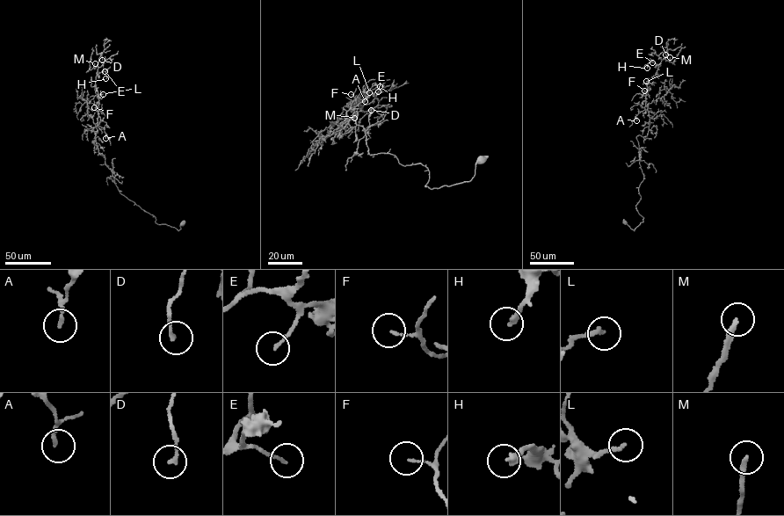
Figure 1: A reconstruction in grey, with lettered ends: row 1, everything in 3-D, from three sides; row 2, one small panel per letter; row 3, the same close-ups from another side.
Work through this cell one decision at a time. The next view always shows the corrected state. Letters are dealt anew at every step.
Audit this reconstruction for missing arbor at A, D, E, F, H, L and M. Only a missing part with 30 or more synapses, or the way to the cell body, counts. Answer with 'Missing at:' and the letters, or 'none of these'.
Missing at: H

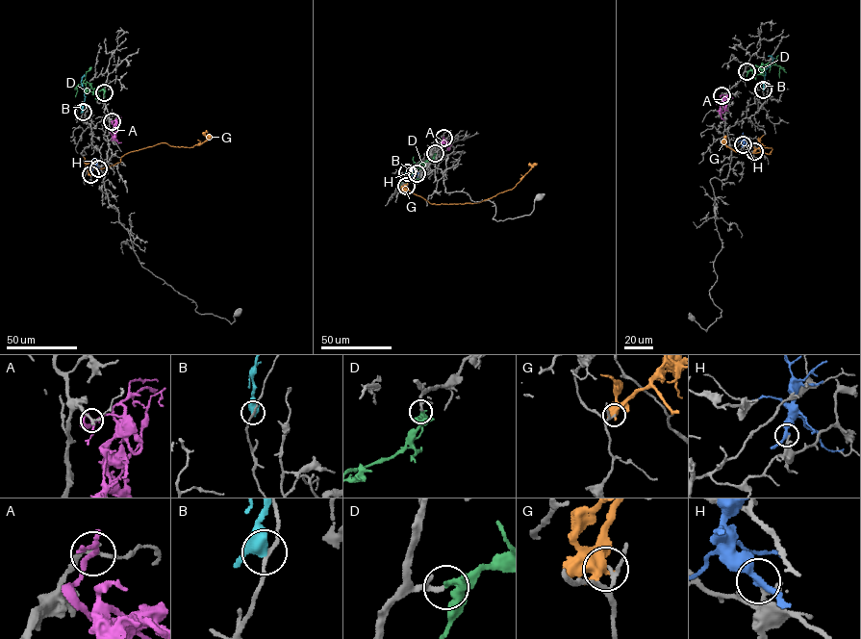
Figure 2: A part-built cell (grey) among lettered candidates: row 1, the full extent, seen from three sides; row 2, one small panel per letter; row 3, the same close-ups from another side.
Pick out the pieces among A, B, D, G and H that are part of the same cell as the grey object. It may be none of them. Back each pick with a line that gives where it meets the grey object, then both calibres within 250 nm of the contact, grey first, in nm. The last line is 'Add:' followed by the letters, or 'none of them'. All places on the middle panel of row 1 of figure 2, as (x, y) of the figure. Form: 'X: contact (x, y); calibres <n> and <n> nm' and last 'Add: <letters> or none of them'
D: contact (435, 153); calibres 170 and 340 nm
Add: D

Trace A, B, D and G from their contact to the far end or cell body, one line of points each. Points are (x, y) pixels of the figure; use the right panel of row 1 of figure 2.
A: (721, 95), (725, 97), (720, 103), (720, 114), (723, 119)
B: (763, 89), (765, 70), (772, 58), (768, 56)
D: (747, 71), (760, 74), (760, 66), (770, 63), (780, 66), (779, 77)
G: (754, 152), (758, 148), (769, 154), (772, 148), (747, 155), (725, 145), (725, 136)

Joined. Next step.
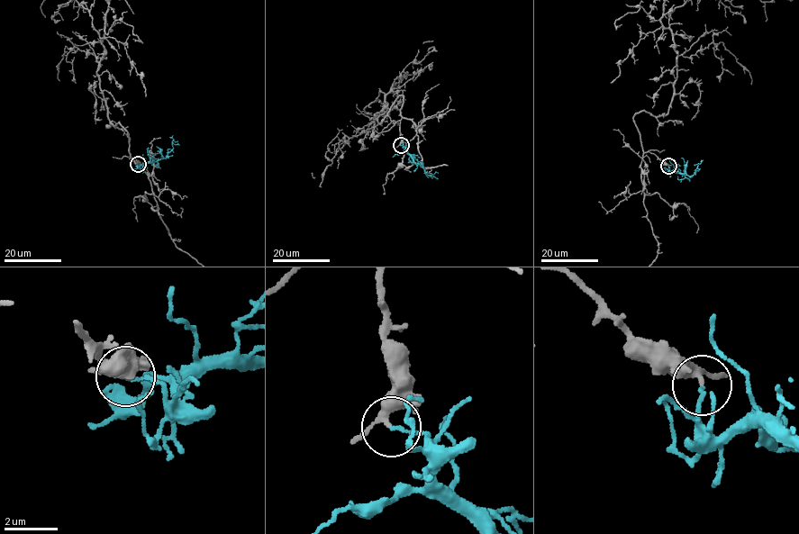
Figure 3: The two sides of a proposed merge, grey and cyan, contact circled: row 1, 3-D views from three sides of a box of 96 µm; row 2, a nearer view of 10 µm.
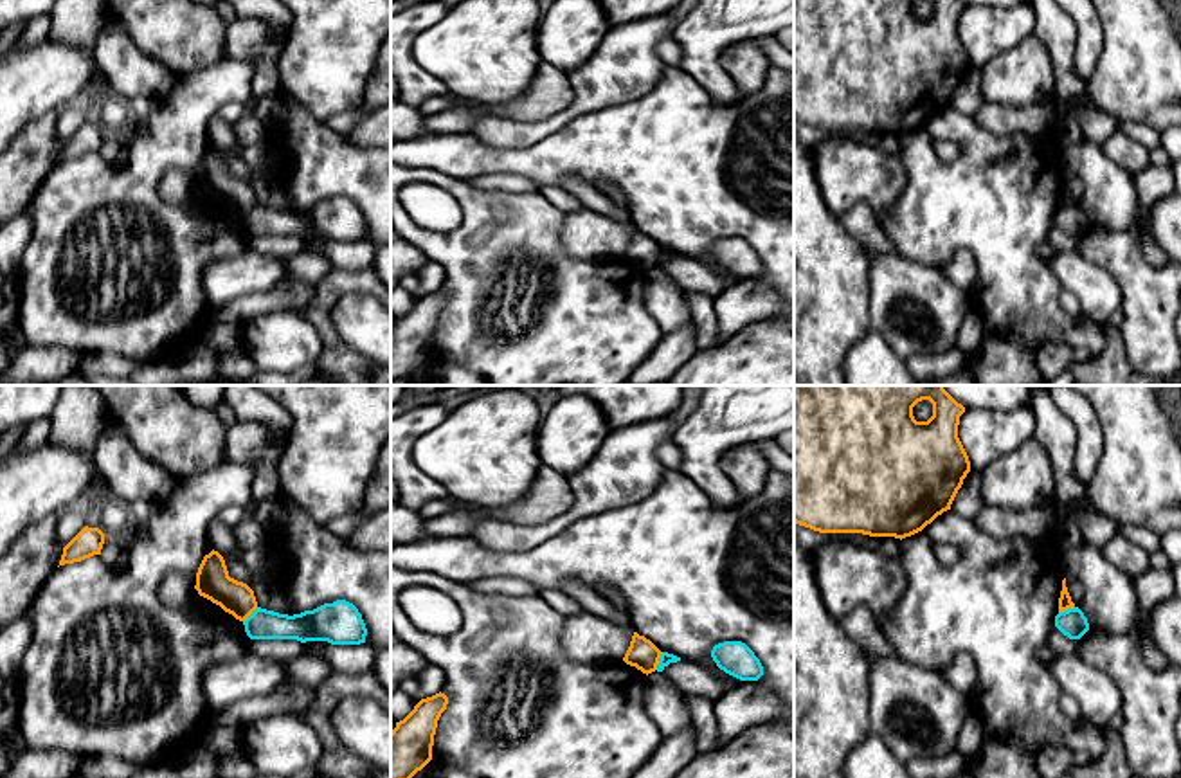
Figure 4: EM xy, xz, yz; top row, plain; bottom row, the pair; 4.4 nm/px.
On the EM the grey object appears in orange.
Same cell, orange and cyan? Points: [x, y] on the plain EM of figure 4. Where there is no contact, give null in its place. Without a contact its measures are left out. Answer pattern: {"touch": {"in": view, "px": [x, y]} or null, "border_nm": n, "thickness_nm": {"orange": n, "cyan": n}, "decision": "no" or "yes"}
{"touch": {"in": "xz", "px": [658, 258]}, "border_nm": 90, "thickness_nm": {"orange": 140, "cyan": 50}, "decision": "no"}

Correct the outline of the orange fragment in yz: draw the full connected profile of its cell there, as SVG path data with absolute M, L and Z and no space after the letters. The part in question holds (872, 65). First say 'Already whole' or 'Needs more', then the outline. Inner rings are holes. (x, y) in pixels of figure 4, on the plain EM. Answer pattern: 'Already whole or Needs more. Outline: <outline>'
Already whole. Outline: M794 0L794 119L819 130L862 130L906 135L922 128L951 101L970 68L958 34L961 0L933 0L933 13L916 18L916 0Z

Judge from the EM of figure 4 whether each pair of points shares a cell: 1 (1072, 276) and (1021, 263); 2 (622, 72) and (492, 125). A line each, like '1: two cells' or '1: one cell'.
1: two cells
2: one cell

